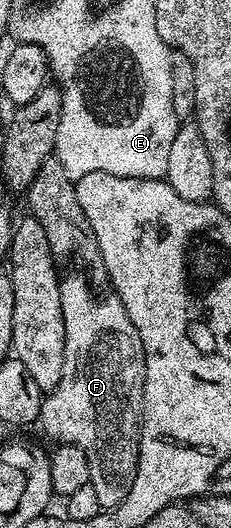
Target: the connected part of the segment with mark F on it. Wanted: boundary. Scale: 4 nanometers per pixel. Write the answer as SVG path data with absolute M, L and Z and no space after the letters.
M64 275L60 281L60 300L66 325L66 349L64 350L64 364L62 365L62 377L55 390L44 400L44 408L40 410L39 422L44 423L44 431L50 438L56 439L57 444L81 447L86 453L86 461L90 465L90 483L94 493L98 493L98 505L101 509L117 507L127 498L132 489L132 482L136 479L136 469L140 466L140 416L142 414L142 392L144 389L144 346L138 337L138 329L130 321L124 306L115 297L99 299L92 292L92 287L80 275Z

